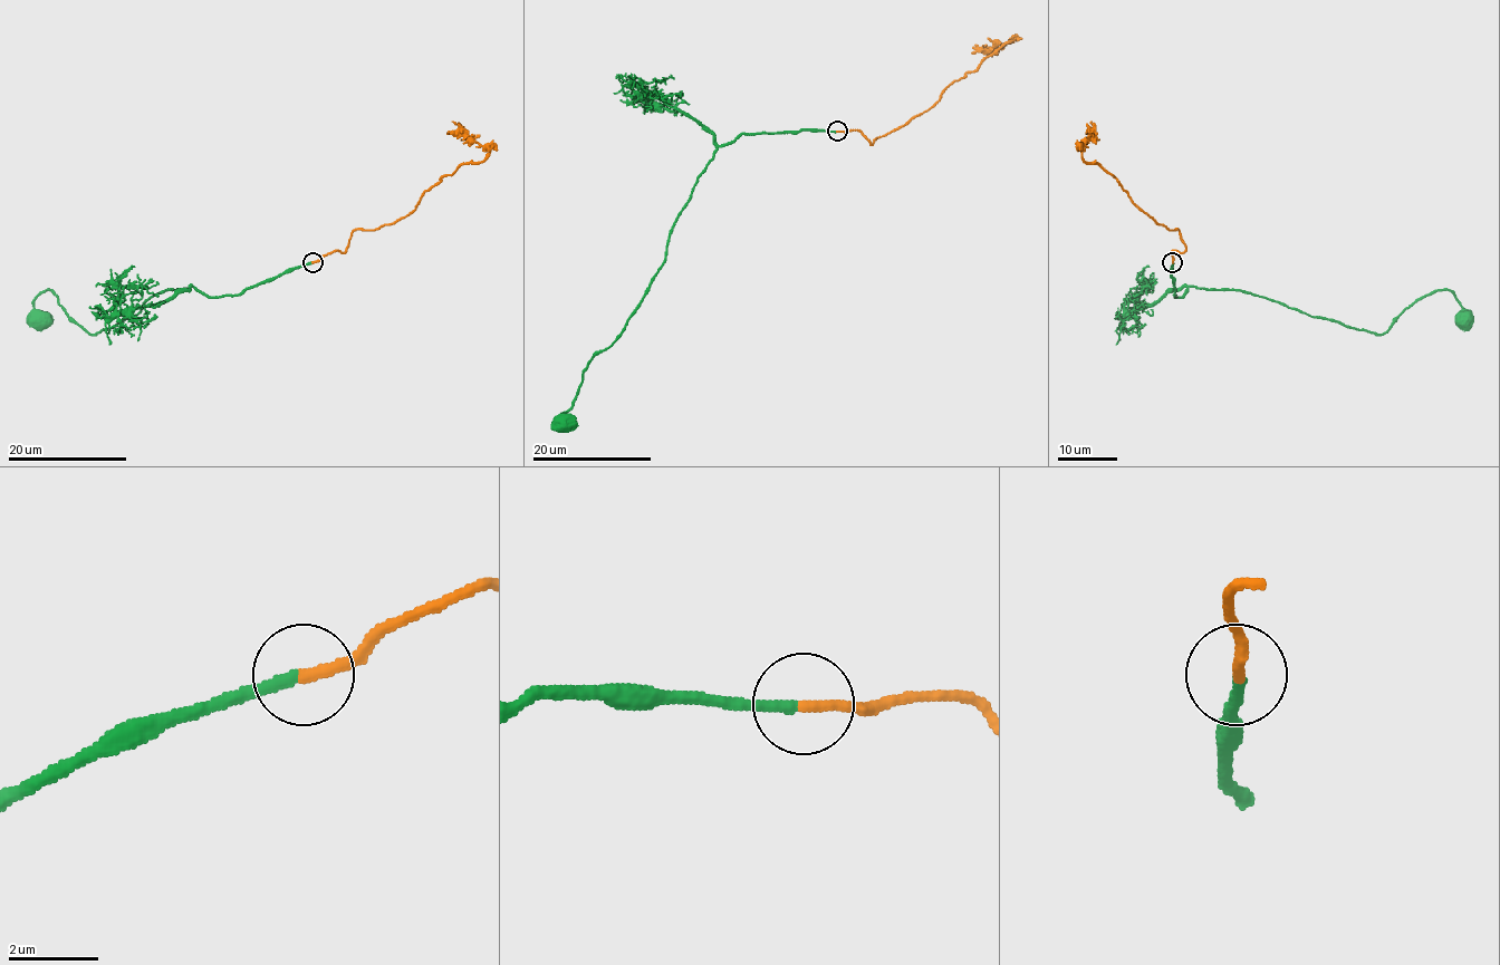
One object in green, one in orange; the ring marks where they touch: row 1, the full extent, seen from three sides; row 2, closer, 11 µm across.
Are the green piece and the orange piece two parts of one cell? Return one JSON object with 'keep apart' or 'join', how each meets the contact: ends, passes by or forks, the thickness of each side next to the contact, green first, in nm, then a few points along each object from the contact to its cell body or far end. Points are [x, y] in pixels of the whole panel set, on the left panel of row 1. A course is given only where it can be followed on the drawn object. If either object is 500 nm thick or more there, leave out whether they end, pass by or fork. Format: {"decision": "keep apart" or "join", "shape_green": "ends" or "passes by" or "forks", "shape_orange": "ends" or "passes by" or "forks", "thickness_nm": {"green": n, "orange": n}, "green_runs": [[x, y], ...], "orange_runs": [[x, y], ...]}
{"decision": "join", "shape_green": "ends", "shape_orange": "ends", "thickness_nm": {"green": 280, "orange": 280}, "green_runs": [[311, 262], [232, 296], [161, 291], [94, 334], [46, 289], [35, 300], [37, 320]], "orange_runs": [[311, 262], [345, 252], [355, 230], [376, 230], [404, 218], [444, 176], [484, 158], [488, 152], [452, 121]]}

